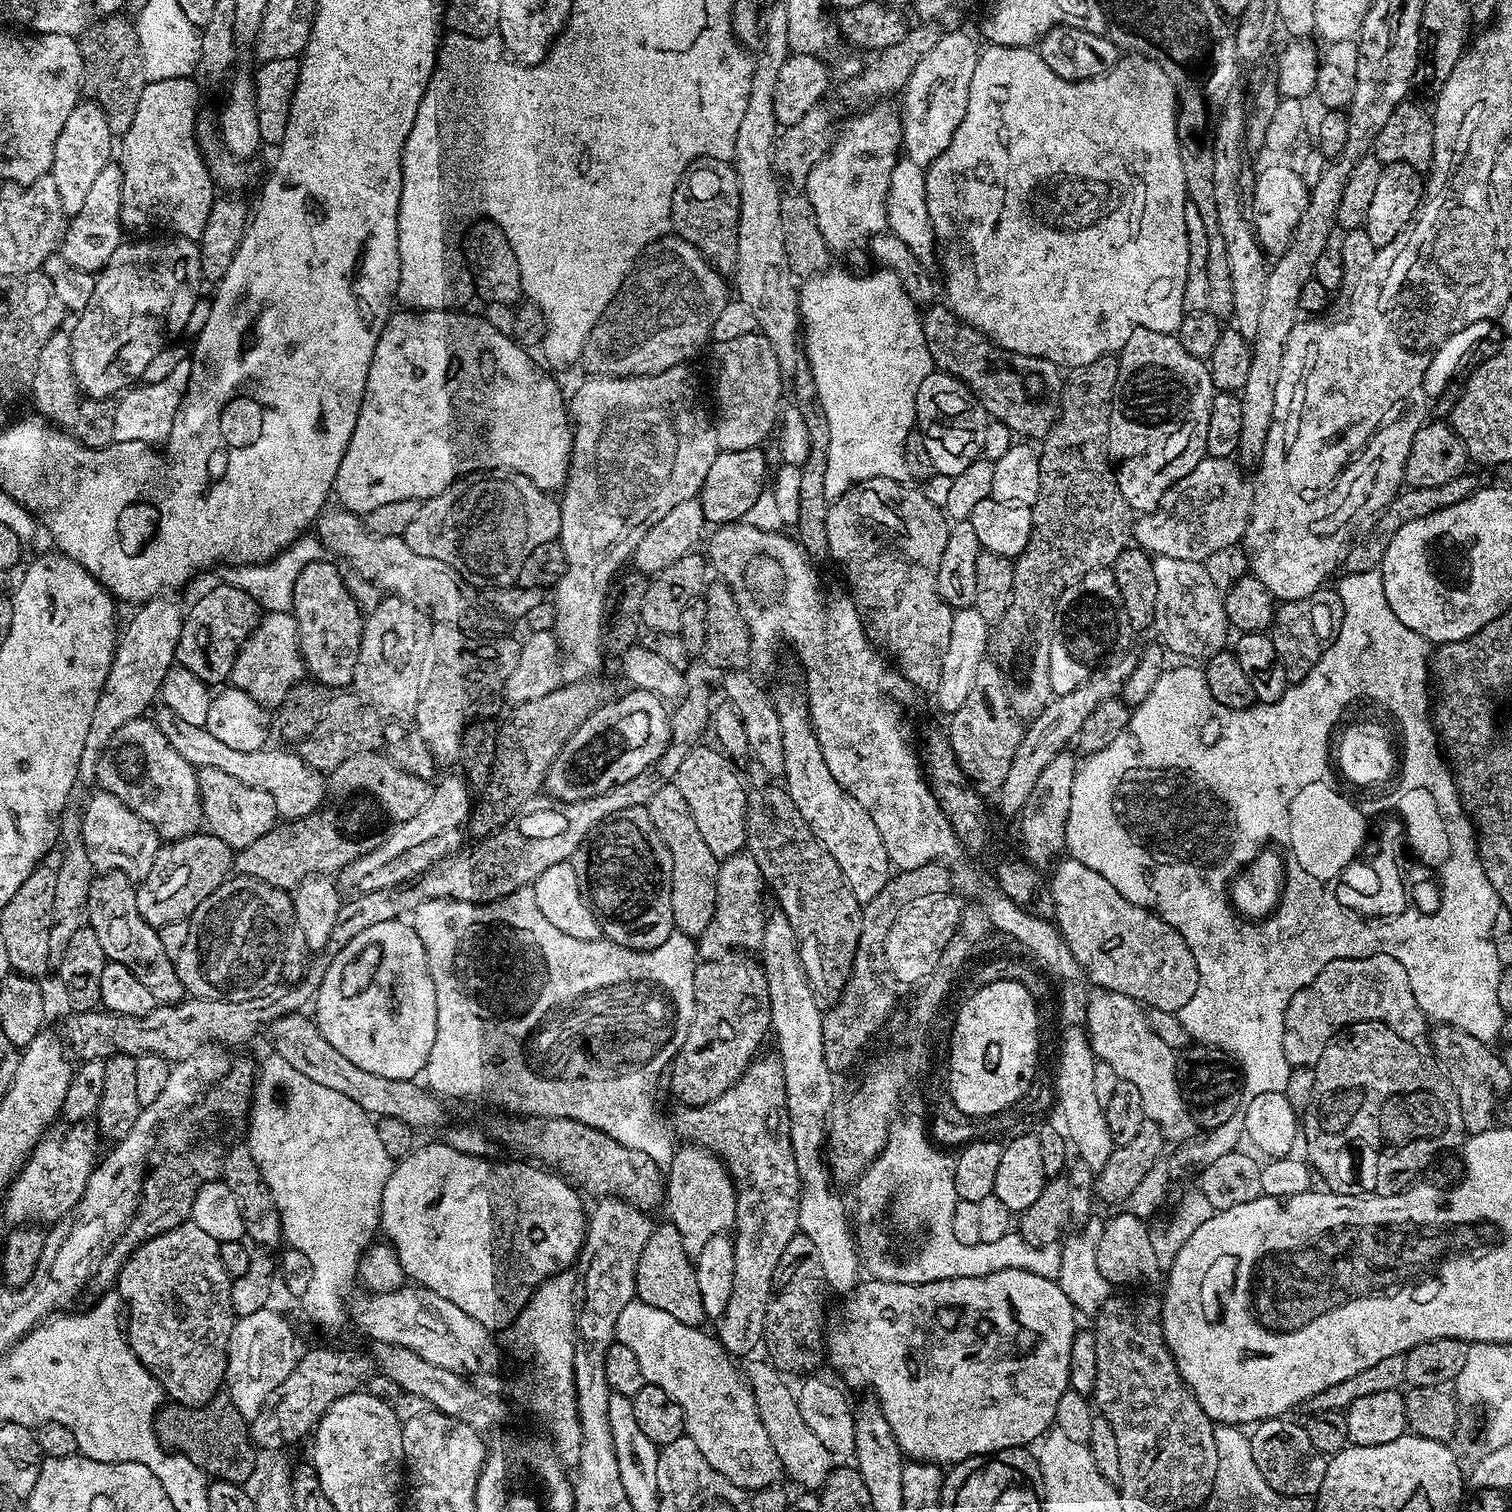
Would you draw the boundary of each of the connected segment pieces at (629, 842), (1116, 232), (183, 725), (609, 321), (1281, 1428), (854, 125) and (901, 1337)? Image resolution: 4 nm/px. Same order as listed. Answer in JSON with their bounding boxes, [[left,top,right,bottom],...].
[[574,807,676,954],[924,44,1190,370],[154,710,325,822],[582,234,730,376],[1251,1418,1329,1497],[806,102,904,253],[826,1268,1078,1466]]

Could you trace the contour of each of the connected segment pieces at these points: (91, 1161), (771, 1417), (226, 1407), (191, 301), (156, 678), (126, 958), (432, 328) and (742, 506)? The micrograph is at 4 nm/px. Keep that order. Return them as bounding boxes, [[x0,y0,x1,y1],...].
[[4,1126,98,1226],[742,1359,834,1491],[152,1394,258,1486],[70,238,206,400],[76,598,184,785],[86,872,186,1005],[334,310,572,514],[698,446,768,525]]

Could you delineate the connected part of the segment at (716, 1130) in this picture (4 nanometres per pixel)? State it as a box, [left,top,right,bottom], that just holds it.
[676,1055,800,1357]

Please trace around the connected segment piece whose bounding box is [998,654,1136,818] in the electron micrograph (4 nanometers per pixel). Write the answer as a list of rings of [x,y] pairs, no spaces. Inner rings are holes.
[[[1130,654],[1106,665],[1101,672],[1093,671],[1090,678],[1079,684],[1070,694],[1056,696],[1044,707],[1042,715],[1023,729],[1021,744],[1014,753],[1010,772],[998,791],[1002,815],[1019,817],[1021,810],[1026,806],[1026,798],[1030,798],[1030,790],[1034,790],[1042,770],[1046,770],[1046,766],[1054,762],[1056,755],[1065,751],[1075,741],[1076,735],[1082,730],[1082,722],[1086,722],[1086,717],[1094,711],[1094,706],[1119,697],[1124,680],[1130,674],[1130,670],[1134,670],[1135,665],[1136,656]]]

